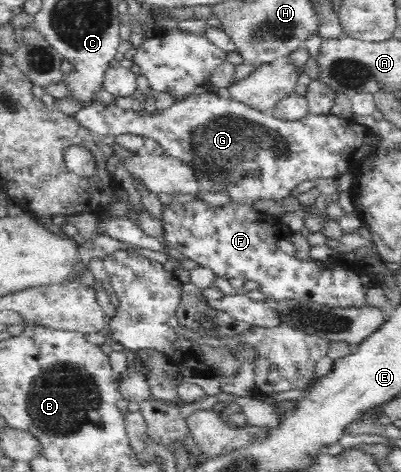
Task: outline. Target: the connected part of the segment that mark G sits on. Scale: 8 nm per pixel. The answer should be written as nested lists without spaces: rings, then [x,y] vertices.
[[[199,91],[177,100],[173,105],[154,112],[137,113],[132,109],[121,109],[116,104],[93,101],[74,114],[79,124],[102,138],[113,134],[123,137],[151,137],[164,148],[164,153],[183,161],[193,170],[201,192],[225,192],[230,202],[252,206],[259,200],[283,200],[289,198],[297,184],[319,178],[339,178],[343,174],[357,175],[361,164],[373,156],[383,144],[383,136],[368,126],[355,123],[334,114],[308,113],[299,120],[280,119],[263,112],[226,94],[220,95]]]

